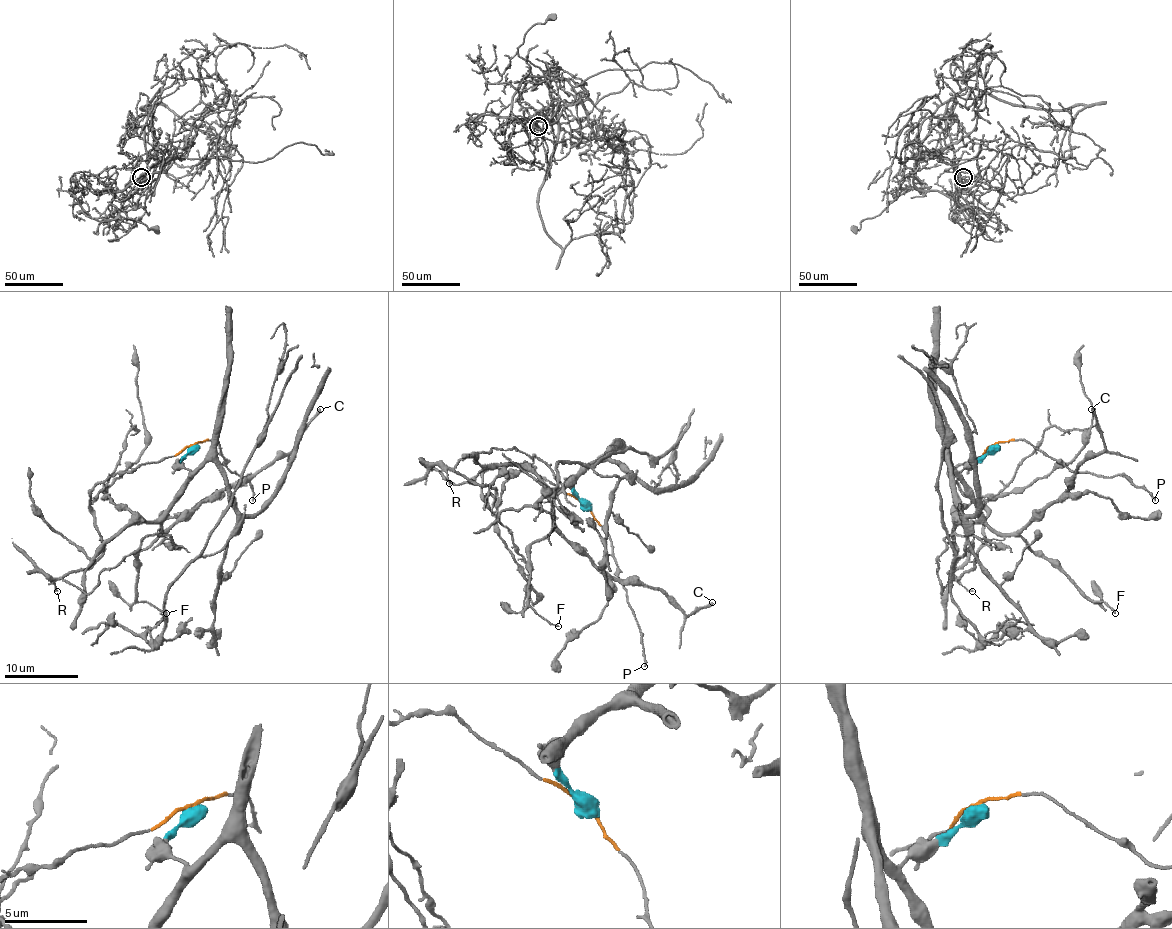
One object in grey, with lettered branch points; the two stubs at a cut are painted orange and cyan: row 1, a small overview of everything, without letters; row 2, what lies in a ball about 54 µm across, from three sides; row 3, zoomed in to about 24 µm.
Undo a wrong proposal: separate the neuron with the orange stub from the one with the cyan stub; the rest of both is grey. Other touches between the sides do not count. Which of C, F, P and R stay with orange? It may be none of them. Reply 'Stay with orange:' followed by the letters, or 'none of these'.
Stay with orange: P, R

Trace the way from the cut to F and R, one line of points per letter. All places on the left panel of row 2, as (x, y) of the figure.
F: (193, 445), (182, 457), (190, 471), (182, 495), (162, 521), (162, 532), (138, 552), (136, 600), (166, 613)
R: (193, 445), (131, 471), (118, 471), (90, 492), (90, 510), (103, 552), (88, 567), (57, 578), (57, 591)

